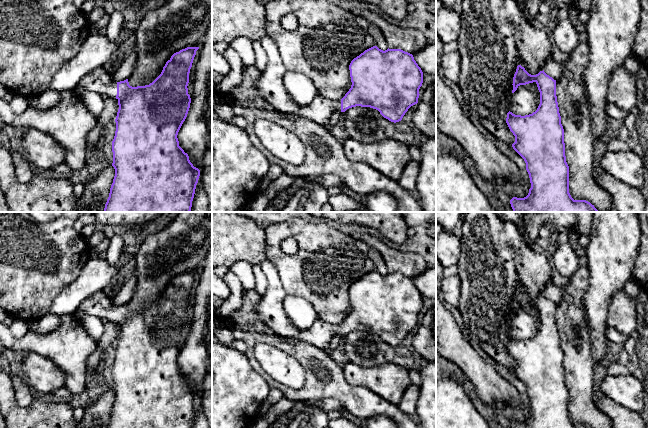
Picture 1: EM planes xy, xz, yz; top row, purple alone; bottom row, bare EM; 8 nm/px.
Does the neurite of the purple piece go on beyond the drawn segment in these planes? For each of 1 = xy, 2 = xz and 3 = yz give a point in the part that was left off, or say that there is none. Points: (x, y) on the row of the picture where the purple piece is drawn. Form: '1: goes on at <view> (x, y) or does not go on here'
1: goes on at xy (99, 81)
2: goes on at xz (320, 110)
3: does not go on here

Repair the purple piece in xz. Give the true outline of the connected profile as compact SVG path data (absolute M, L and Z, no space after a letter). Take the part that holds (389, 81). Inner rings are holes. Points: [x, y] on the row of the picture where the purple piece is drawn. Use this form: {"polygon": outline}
{"polygon": "M373 46L354 58L349 70L352 85L341 100L330 100L317 93L311 104L300 108L297 116L324 126L328 124L333 113L345 112L349 108L361 106L376 109L384 118L396 123L402 120L411 106L418 103L423 72L413 55L408 52L389 48L383 51Z"}

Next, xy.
{"polygon": "M187 47L174 53L171 58L166 62L161 74L149 85L132 87L129 85L128 79L120 82L112 80L112 76L107 72L104 67L94 69L92 72L85 75L79 83L79 86L90 92L95 92L103 97L112 97L118 100L119 109L115 119L116 131L112 141L113 163L112 166L115 169L115 176L110 188L109 197L105 204L103 212L190 212L192 207L192 201L195 194L196 185L200 176L200 170L193 166L189 160L189 156L179 146L177 138L178 132L185 121L191 103L190 95L188 94L189 73L192 67L196 51L199 47Z"}

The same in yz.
{"polygon": "M518 65L513 77L512 93L514 93L520 85L533 82L537 84L540 92L540 104L537 110L525 116L515 115L509 111L506 118L506 123L515 136L515 142L512 144L512 147L524 159L531 183L531 188L526 197L513 197L510 200L513 212L599 212L590 202L586 200L574 200L569 193L569 166L565 156L564 129L561 124L561 116L556 96L556 80L547 75L544 70L536 75L531 75L524 67Z"}

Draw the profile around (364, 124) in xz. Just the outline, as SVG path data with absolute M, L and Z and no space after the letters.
M370 107L349 108L344 112L342 121L350 138L361 143L395 139L411 146L414 141L413 131L404 121L391 122Z

